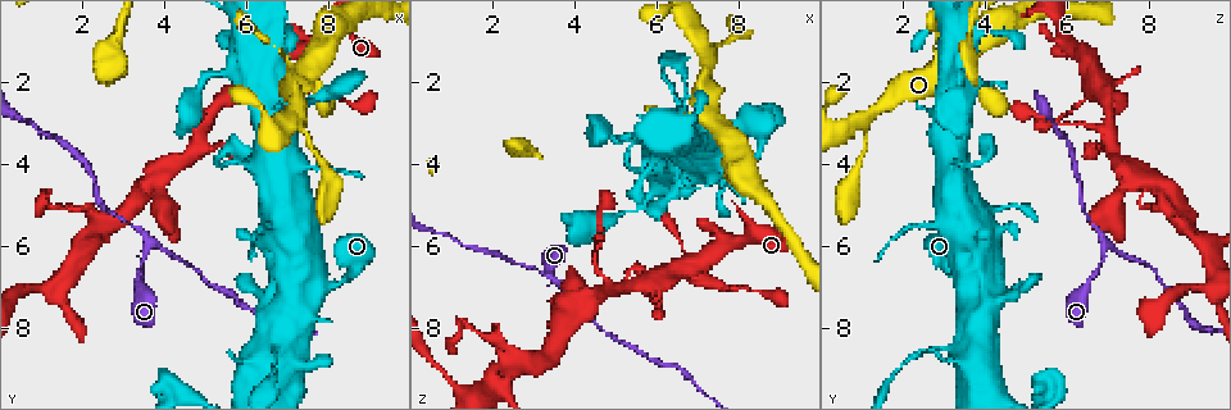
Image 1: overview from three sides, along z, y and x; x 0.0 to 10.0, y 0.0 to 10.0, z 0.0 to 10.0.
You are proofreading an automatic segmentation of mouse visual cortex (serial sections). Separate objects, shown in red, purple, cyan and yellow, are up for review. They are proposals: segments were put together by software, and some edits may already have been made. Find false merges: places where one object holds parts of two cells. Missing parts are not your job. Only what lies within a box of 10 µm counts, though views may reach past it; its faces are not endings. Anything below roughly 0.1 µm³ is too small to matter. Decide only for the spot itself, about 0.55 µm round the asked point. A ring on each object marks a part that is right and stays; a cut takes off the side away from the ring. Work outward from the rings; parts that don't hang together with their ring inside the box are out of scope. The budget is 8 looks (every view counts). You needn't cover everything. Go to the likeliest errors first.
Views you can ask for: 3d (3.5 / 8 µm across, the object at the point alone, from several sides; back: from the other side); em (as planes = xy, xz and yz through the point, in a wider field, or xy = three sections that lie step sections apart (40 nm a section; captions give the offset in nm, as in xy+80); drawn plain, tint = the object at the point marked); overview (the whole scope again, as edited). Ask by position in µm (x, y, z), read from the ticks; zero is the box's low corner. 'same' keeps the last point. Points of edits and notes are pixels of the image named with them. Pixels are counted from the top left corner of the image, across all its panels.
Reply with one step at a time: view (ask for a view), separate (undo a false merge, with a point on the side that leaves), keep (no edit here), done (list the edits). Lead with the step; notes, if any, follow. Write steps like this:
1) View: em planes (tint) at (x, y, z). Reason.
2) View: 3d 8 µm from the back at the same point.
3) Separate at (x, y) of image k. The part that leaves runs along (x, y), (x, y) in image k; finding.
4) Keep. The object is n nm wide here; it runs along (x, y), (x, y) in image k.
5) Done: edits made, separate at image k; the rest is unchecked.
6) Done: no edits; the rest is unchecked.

View: 3d 3.5 µm from the back at (6.65, 8.50, 3.25). Abrupt turn.

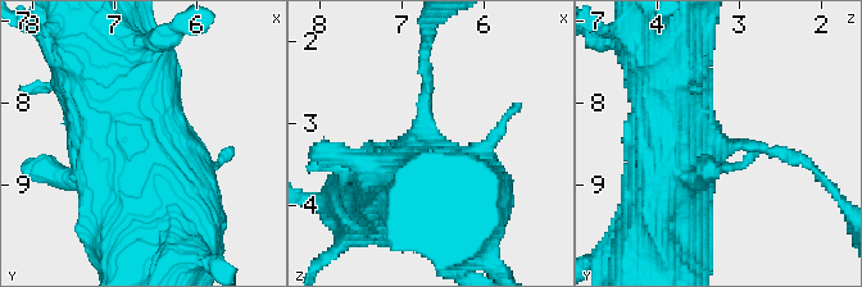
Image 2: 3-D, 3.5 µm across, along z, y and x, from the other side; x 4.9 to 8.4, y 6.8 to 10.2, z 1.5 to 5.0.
View: em xy step 2 (plain) at (6.70, 8.50, 3.25).

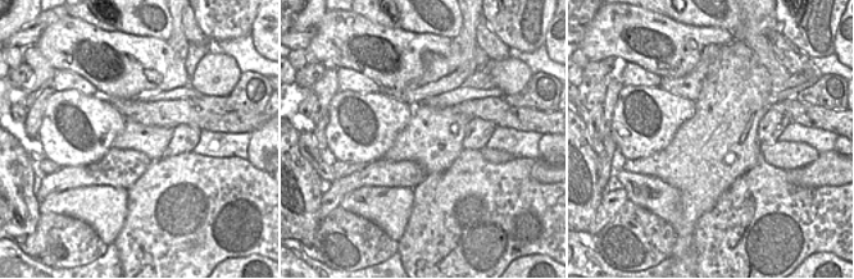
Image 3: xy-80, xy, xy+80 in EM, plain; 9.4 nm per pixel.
View: em xy step 2 (tint) at the same point.

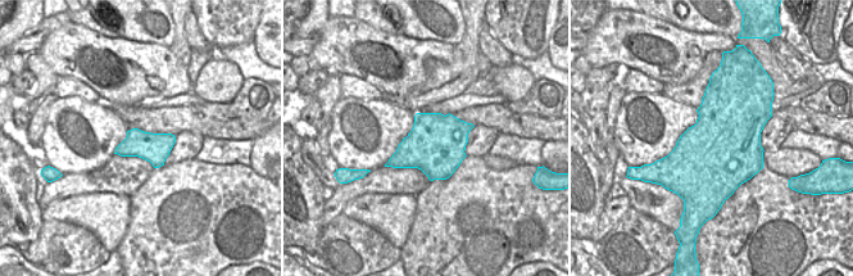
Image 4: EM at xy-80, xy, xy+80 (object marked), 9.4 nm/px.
Keep. It runs along (100, 58), (127, 137), (175, 204) in image 2; continuous, no second cell.

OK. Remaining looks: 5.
View: 3d 3.5 µm from the back at (3.60, 6.05, 6.90). Three arms meet.

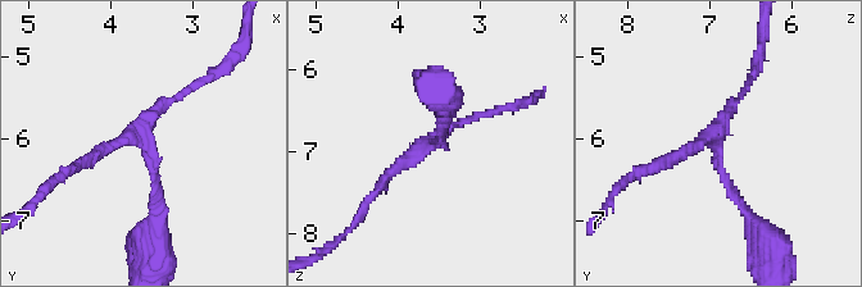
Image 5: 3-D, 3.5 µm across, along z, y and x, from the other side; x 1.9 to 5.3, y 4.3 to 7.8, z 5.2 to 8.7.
View: em planes (tint) at (3.55, 6.05, 6.85). 3 arms meet here; the arms are 100, 100, 150 nm wide; need the tissue.

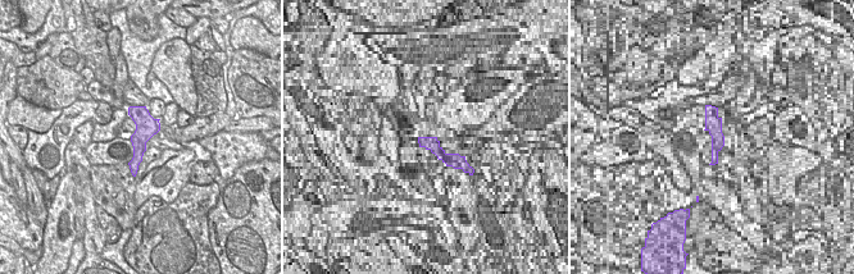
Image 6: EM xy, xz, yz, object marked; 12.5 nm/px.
View: em xy step 2 (tint) at the same point.

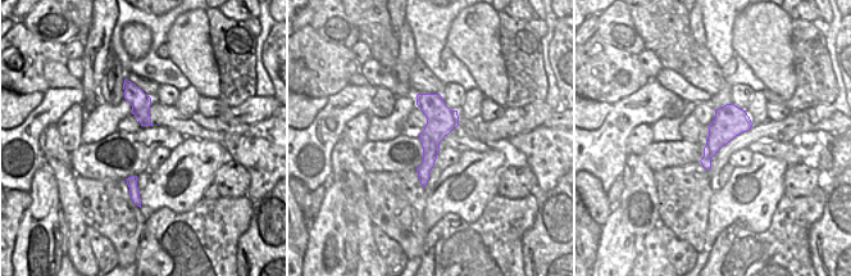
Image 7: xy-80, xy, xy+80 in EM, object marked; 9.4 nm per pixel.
Keep. It runs along (157, 219), (145, 126), (196, 86) in image 5; one cell here.

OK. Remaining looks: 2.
View: 3d 3.5 µm at (2.80, 5.40, 8.90). Sudden change in width.

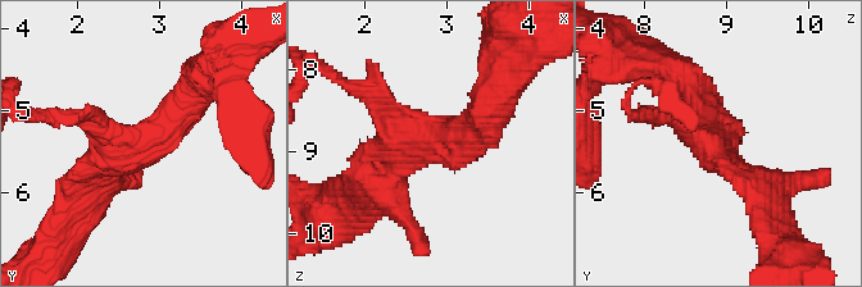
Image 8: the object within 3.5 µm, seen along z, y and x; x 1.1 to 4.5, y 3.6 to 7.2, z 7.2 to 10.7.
View: em xy step 2 (tint) at (2.80, 5.45, 8.90). Need the tissue.

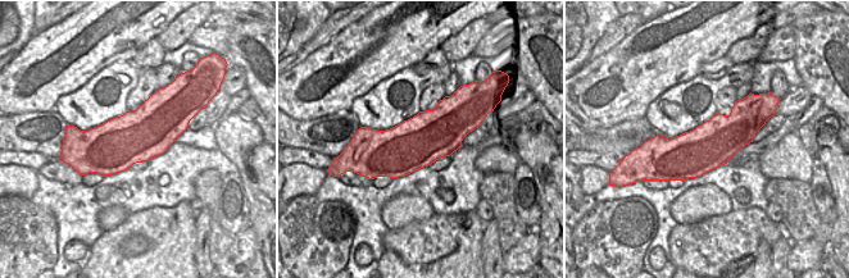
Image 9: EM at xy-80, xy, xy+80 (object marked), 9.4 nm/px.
Keep. It runs along (199, 87), (89, 194) in image 8; continuous, no second cell.

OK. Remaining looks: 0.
Done: no edits; the rest is unchecked.

